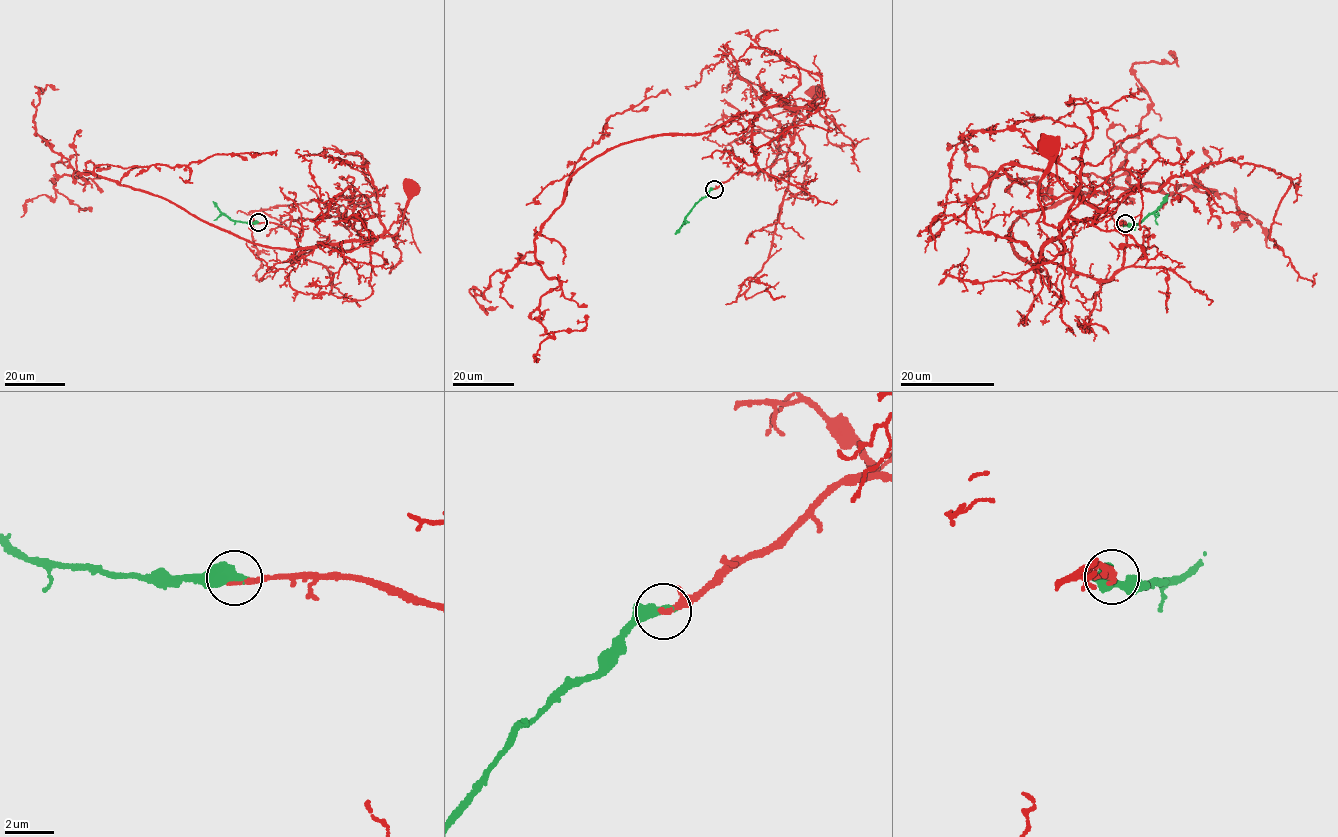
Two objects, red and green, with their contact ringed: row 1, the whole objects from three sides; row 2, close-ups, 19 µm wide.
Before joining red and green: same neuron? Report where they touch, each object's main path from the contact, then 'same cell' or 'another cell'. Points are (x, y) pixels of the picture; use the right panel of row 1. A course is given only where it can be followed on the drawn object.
place (1125, 223); course red (1125, 224), (1115, 225), (1122, 267), (1107, 279), (1040, 255), (1061, 236), (1038, 192), (1047, 148); course green (1125, 224), (1136, 224), (1152, 214), (1168, 194); same cell

